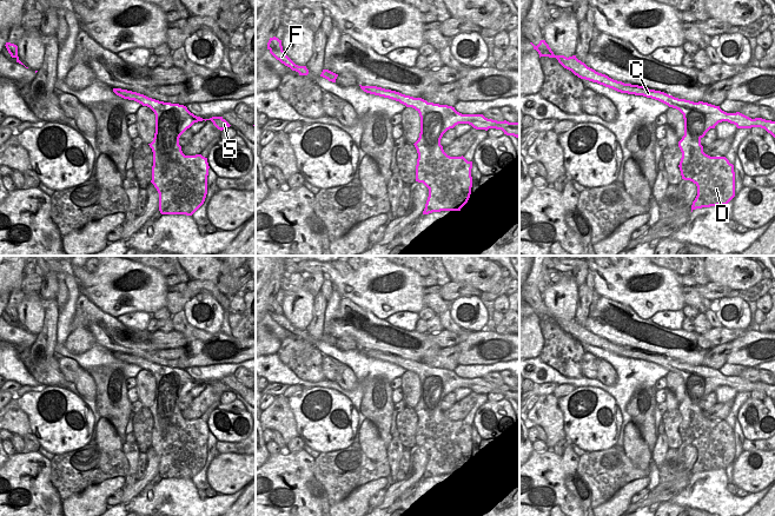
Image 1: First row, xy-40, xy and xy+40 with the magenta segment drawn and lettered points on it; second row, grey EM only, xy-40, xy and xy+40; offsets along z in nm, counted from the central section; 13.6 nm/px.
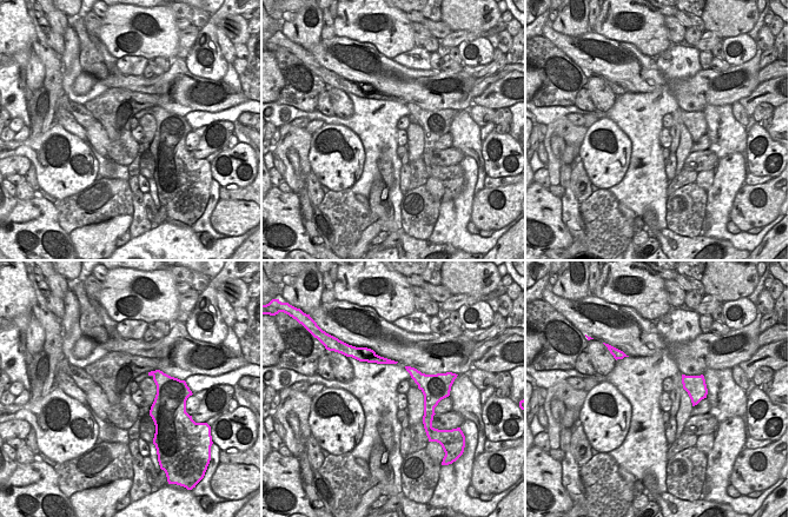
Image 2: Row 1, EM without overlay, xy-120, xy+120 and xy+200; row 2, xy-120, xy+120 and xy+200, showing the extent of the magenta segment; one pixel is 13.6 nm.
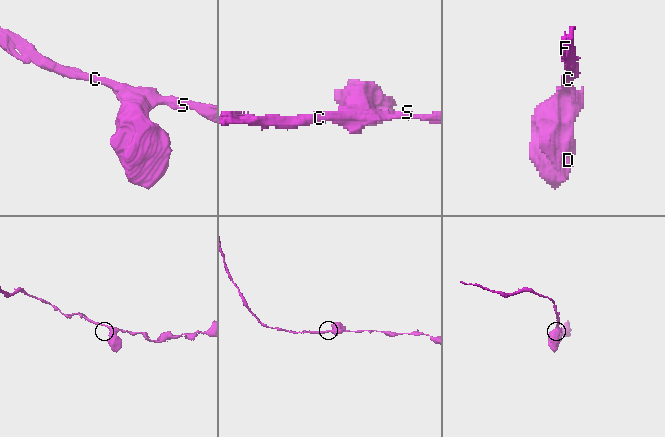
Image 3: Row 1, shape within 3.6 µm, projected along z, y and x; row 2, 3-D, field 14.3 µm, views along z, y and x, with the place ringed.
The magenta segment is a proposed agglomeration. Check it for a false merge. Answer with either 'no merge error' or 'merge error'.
no merge error

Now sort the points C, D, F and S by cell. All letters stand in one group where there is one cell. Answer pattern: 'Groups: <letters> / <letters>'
Groups: C D F S

